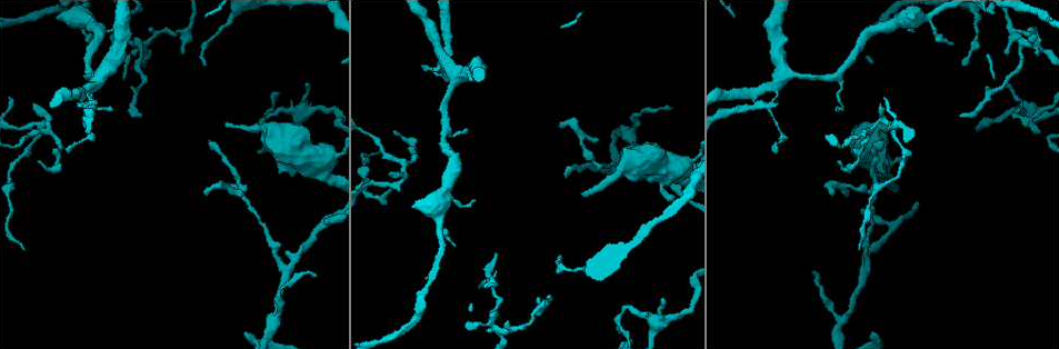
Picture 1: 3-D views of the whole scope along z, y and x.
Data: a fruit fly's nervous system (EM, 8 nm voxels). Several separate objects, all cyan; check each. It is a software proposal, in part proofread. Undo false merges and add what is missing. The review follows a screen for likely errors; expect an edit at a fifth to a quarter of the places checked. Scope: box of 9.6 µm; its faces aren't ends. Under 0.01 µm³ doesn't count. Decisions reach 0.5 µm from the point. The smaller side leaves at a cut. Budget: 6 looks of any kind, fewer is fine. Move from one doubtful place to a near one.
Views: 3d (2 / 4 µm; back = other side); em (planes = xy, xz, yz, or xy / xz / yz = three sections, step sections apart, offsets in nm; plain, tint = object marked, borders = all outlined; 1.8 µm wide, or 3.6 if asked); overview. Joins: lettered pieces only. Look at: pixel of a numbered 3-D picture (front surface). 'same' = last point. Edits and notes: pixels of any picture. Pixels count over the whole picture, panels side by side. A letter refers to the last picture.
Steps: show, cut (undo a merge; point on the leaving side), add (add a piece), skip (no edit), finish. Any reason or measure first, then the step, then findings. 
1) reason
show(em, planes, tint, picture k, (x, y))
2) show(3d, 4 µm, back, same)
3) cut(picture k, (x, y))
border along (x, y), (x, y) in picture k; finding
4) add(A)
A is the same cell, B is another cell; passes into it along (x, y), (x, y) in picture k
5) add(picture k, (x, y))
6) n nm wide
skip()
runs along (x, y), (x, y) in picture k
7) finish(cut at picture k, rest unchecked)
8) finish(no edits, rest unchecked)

thin end
show(em, planes, borders, picture 1, (38, 161))

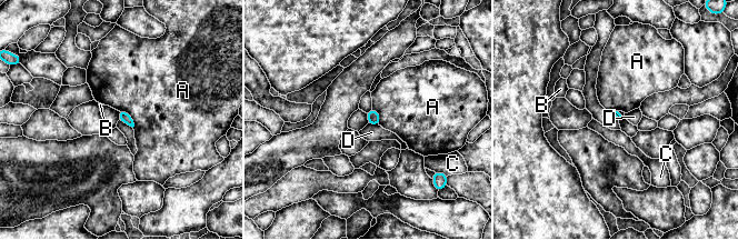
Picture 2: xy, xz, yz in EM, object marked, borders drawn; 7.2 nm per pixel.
skip()
A, B, C and D are other cells; border along (119, 110), (131, 118), (133, 127) in picture 2; none of them fits

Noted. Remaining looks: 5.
branch point
show(3d, 2 µm, picture 1, (393, 186))

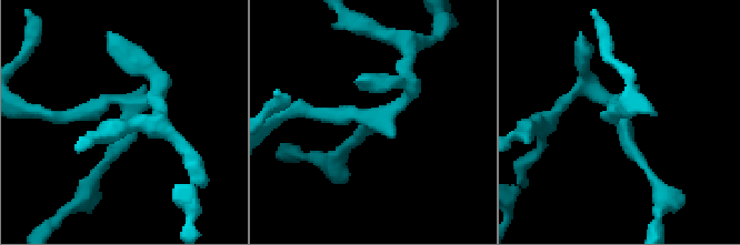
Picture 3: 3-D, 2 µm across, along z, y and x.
now the EM
show(em, planes, borders, picture 3, (365, 114))

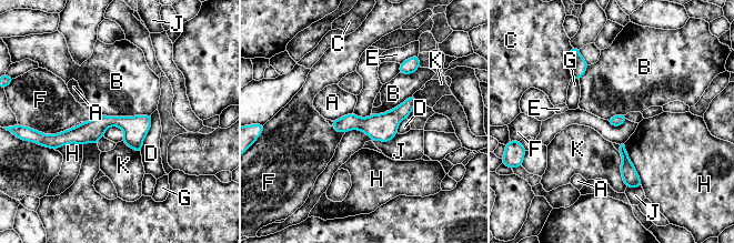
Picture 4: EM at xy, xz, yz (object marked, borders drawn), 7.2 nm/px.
skip()
A, B, C, D, E, F, G, H, J and K are other cells; runs along (148, 118), (51, 139) in picture 4; all the same neuron

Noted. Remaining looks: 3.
branch stops here
show(em, xz, step 8, borders, picture 1, (566, 178))

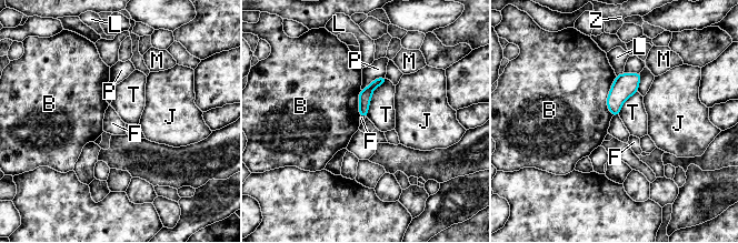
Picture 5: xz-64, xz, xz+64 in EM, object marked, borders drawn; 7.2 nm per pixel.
T touches over 320 nm
skip()
B, F, J, L, M, P, T and Z are other cells; runs along (381, 80), (366, 93), (362, 113) in picture 5; no lettered piece goes on from it

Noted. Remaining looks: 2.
finish(no edits, rest unchecked)

